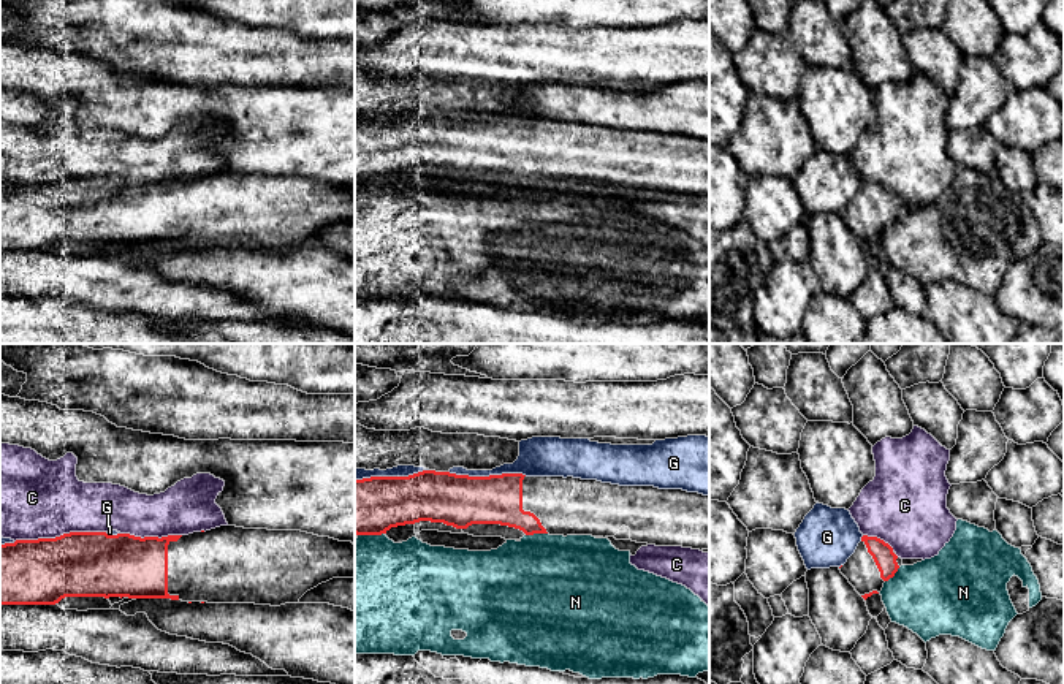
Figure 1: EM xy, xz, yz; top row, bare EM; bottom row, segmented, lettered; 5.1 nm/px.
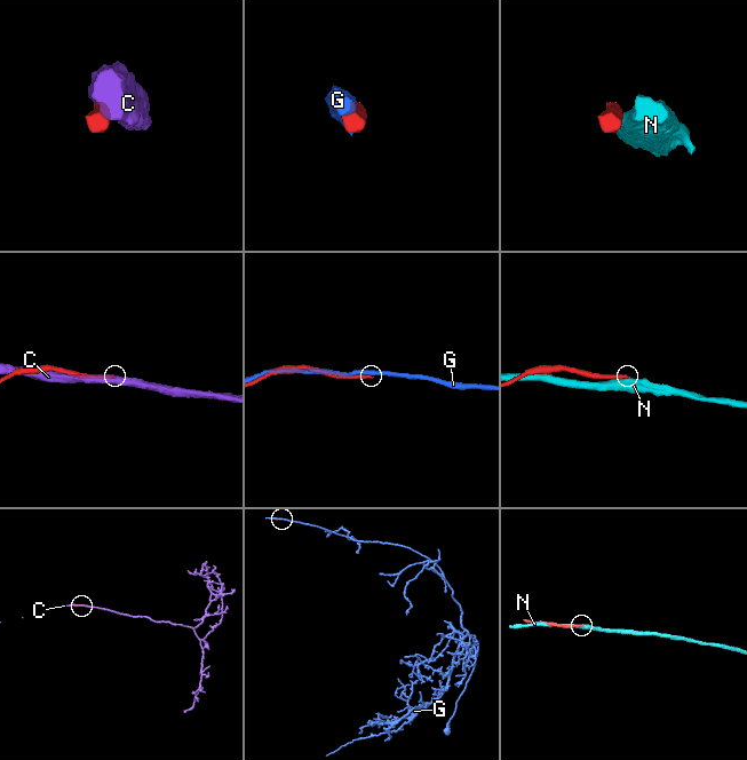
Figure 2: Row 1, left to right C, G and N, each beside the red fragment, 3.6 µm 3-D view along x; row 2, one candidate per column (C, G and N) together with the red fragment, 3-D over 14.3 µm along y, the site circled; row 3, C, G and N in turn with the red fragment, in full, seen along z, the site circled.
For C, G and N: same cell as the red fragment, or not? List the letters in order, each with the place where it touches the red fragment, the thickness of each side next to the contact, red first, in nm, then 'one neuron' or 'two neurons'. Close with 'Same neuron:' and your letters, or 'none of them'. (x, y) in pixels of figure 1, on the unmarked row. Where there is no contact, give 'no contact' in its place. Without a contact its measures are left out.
C: meets red in xy at (60, 181); 340 nm thick on the red side, 420 nm on the other; two neurons
G: meets red in xz at (490, 121); 260 nm thick on the red side, 180 nm on the other; two neurons
N: meets red in xz at (535, 178); 240 nm thick on the red side, 460 nm on the other; two neurons
Same neuron: none of them

